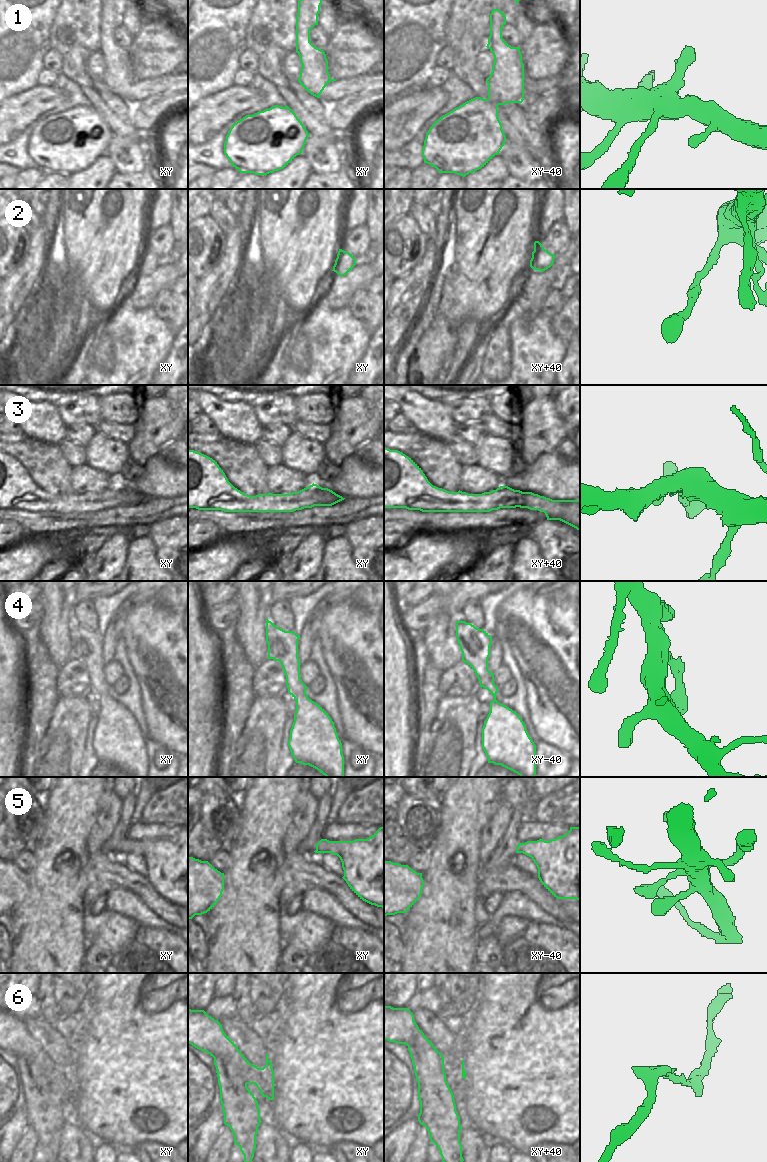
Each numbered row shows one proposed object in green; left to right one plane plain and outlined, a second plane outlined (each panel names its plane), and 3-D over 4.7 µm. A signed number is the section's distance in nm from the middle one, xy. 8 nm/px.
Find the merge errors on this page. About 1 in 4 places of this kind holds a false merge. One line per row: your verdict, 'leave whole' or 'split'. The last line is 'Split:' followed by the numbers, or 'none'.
1: leave whole
2: leave whole
3: split
4: leave whole
5: leave whole
6: split
Split: 3, 6

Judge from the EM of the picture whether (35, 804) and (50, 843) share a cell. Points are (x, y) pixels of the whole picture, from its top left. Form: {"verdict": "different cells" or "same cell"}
{"verdict": "different cells"}

